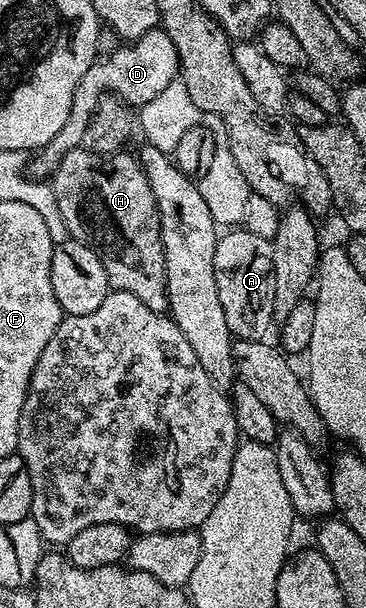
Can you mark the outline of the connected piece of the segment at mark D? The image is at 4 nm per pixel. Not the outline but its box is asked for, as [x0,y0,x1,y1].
[26,28,180,180]

